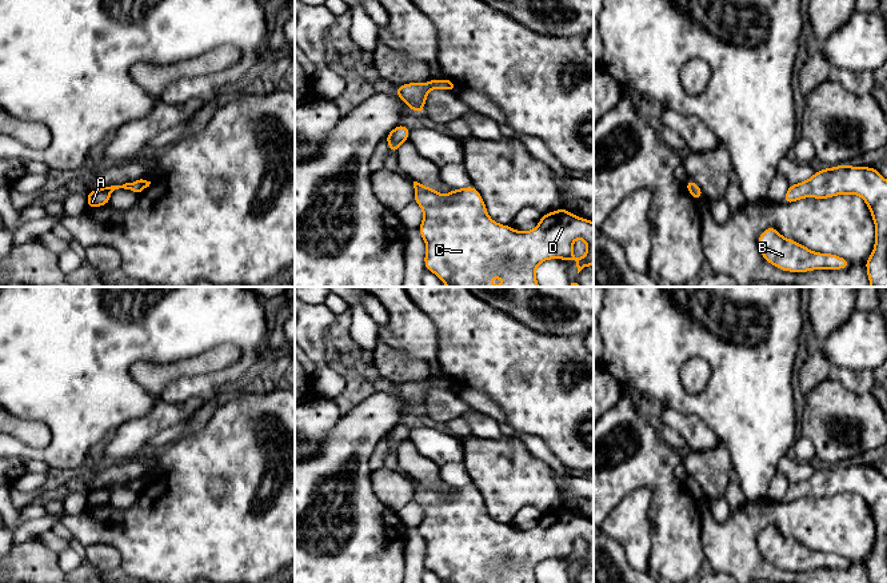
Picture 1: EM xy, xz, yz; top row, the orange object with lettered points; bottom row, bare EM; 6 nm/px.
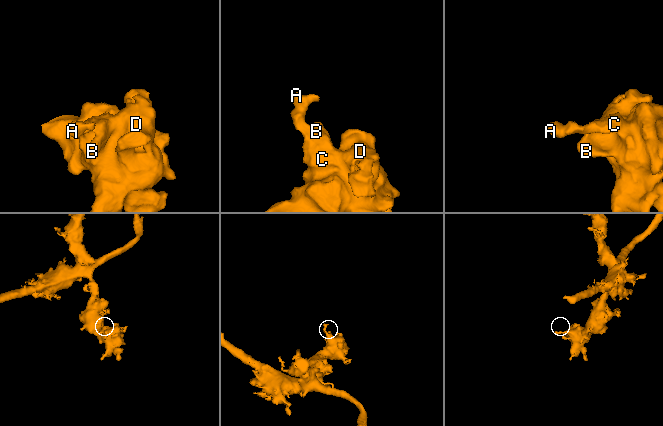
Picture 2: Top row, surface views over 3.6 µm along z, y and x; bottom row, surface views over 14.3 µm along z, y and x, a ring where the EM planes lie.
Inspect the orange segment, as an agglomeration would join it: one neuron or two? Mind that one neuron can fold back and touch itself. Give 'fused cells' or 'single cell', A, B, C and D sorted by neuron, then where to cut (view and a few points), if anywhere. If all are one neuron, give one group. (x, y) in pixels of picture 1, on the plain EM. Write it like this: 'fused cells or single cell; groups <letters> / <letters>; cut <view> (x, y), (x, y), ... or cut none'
single cell; groups A B C D; cut none

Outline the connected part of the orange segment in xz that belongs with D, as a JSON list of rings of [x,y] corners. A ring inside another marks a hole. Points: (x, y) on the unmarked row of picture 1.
[[[413,480],[413,500],[423,508],[423,522],[416,527],[425,540],[424,566],[435,572],[444,583],[484,583],[494,576],[502,576],[508,583],[538,583],[536,566],[550,558],[572,559],[578,572],[594,564],[594,520],[575,515],[560,506],[554,511],[542,514],[539,523],[527,531],[516,530],[511,524],[494,520],[484,503],[480,491],[474,486],[451,488],[448,494],[440,494],[435,487]],[[582,538],[587,542],[583,556],[574,556],[574,539]]]

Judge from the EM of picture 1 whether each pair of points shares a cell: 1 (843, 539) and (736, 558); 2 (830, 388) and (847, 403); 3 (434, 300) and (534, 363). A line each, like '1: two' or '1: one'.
1: one
2: one
3: one

